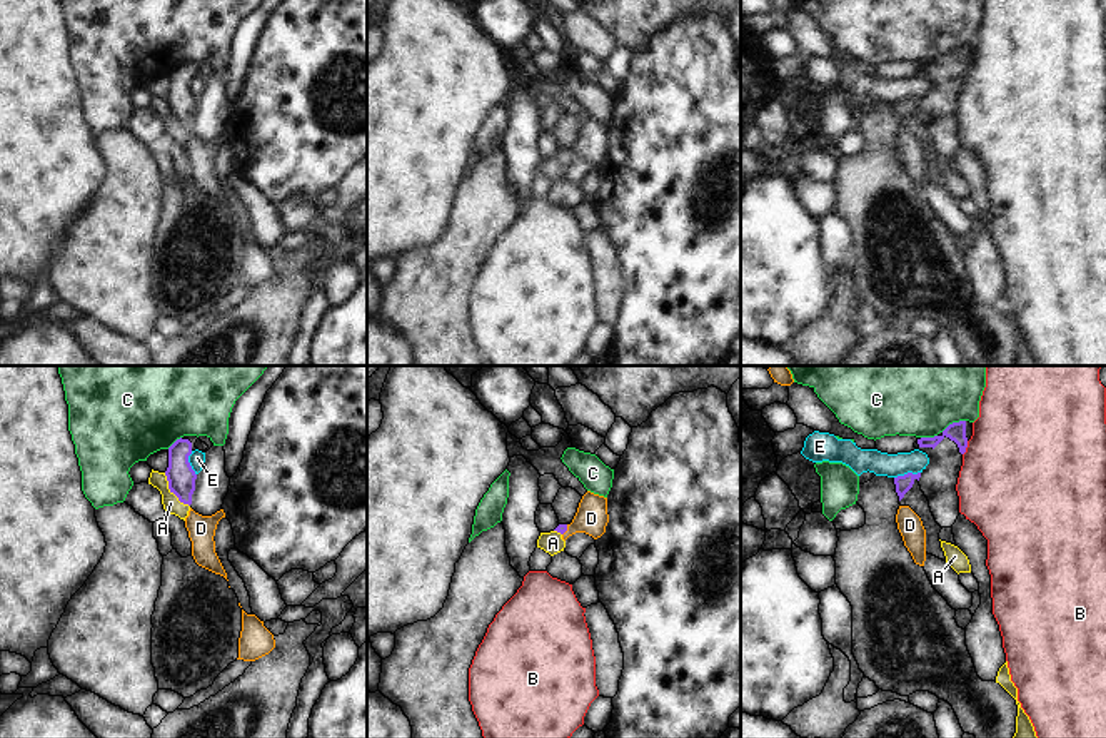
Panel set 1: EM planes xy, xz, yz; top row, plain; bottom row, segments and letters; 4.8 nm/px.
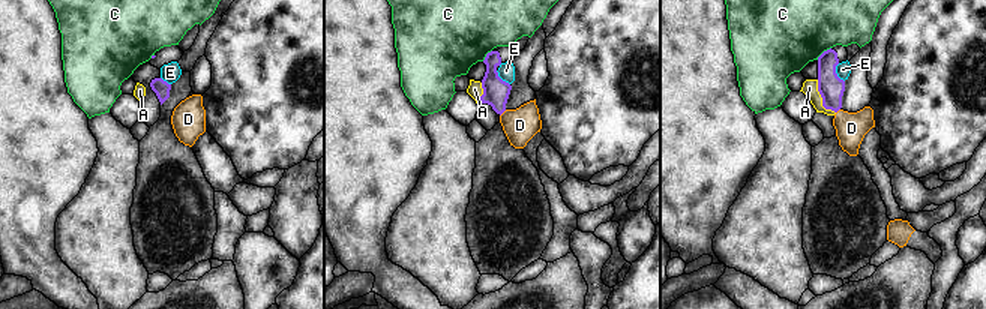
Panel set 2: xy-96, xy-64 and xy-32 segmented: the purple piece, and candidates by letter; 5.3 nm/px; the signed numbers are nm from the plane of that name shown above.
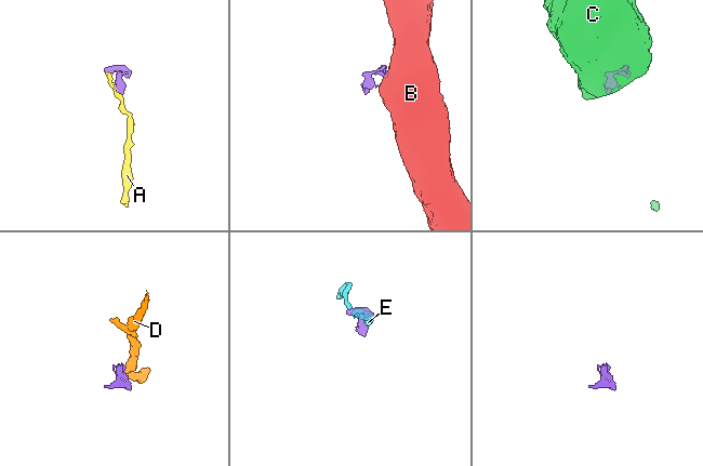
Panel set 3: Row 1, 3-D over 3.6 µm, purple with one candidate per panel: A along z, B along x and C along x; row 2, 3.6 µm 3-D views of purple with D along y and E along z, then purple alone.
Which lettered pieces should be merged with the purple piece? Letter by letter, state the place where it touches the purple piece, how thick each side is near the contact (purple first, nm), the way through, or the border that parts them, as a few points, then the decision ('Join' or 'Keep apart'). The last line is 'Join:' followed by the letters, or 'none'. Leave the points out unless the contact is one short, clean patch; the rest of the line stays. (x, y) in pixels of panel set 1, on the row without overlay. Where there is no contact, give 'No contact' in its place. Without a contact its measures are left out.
A: Touches purple at xy (170, 117). Thickness 140 nm (purple) against 80 nm. Keep apart
B: Touches purple at yz (966, 72). Thickness 90 nm (purple) against 500 nm. Boundary: yz (968, 67), (963, 80). Keep apart
C: Touches purple at yz (953, 49). Thickness 90 nm (purple) against 300 nm. Keep apart
D: Touches purple at xz (566, 156). Thickness 50 nm (purple) against 160 nm. Path across: xz (561, 154), (566, 156), (591, 144). Join
E: Touches purple at yz (906, 101). Thickness 80 nm (purple) against 110 nm. Boundary: yz (919, 97), (894, 104). Keep apart
Join: D.

